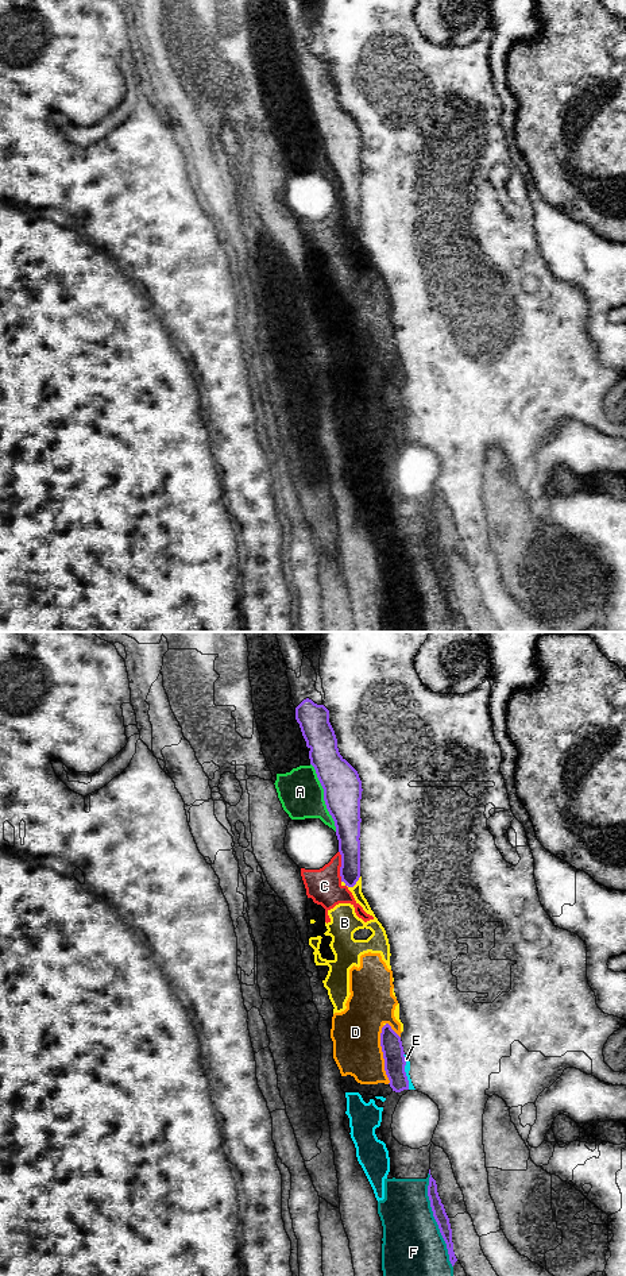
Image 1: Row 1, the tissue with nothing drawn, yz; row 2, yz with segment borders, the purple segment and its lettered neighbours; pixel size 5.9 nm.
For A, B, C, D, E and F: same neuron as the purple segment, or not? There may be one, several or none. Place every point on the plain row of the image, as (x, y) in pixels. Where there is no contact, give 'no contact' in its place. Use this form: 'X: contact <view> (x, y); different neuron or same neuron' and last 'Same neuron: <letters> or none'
A: contact yz (324, 149); different neuron
B: contact yz (351, 238); different neuron
C: contact yz (342, 218); different neuron
D: contact yz (383, 405); different neuron
E: contact yz (404, 423); different neuron
F: contact yz (436, 573); different neuron
Same neuron: none

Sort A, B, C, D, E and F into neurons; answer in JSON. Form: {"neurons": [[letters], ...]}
{"neurons": [["A", "B", "C", "D", "E", "F"]]}

